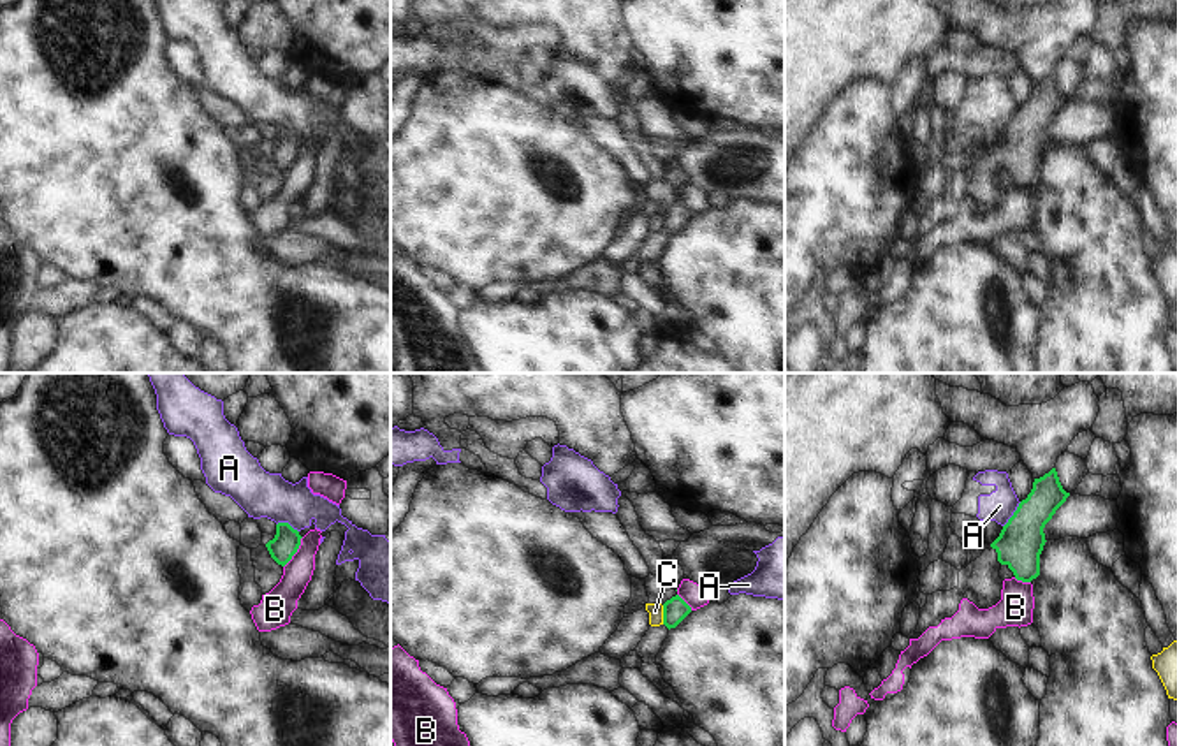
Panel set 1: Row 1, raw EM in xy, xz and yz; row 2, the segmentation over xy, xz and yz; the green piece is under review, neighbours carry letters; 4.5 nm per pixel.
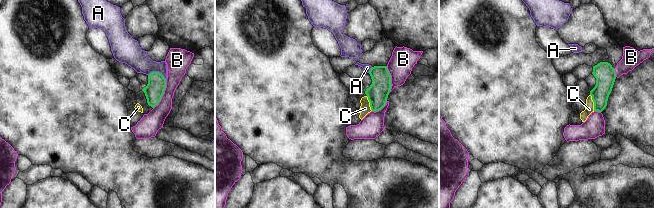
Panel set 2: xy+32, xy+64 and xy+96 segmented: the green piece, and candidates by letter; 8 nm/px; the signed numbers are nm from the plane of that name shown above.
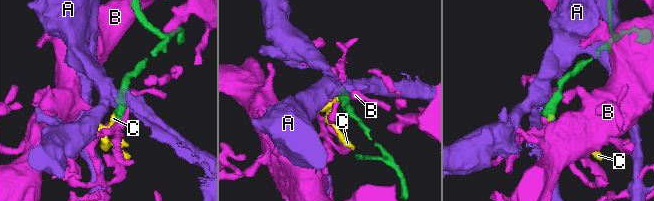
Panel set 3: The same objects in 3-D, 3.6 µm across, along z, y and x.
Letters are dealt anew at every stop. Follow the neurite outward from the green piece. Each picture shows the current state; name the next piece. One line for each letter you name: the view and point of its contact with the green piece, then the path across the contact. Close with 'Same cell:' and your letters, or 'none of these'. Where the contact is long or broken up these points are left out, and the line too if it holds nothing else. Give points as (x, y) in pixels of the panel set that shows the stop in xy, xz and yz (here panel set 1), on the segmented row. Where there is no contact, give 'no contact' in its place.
Same cell: none of these

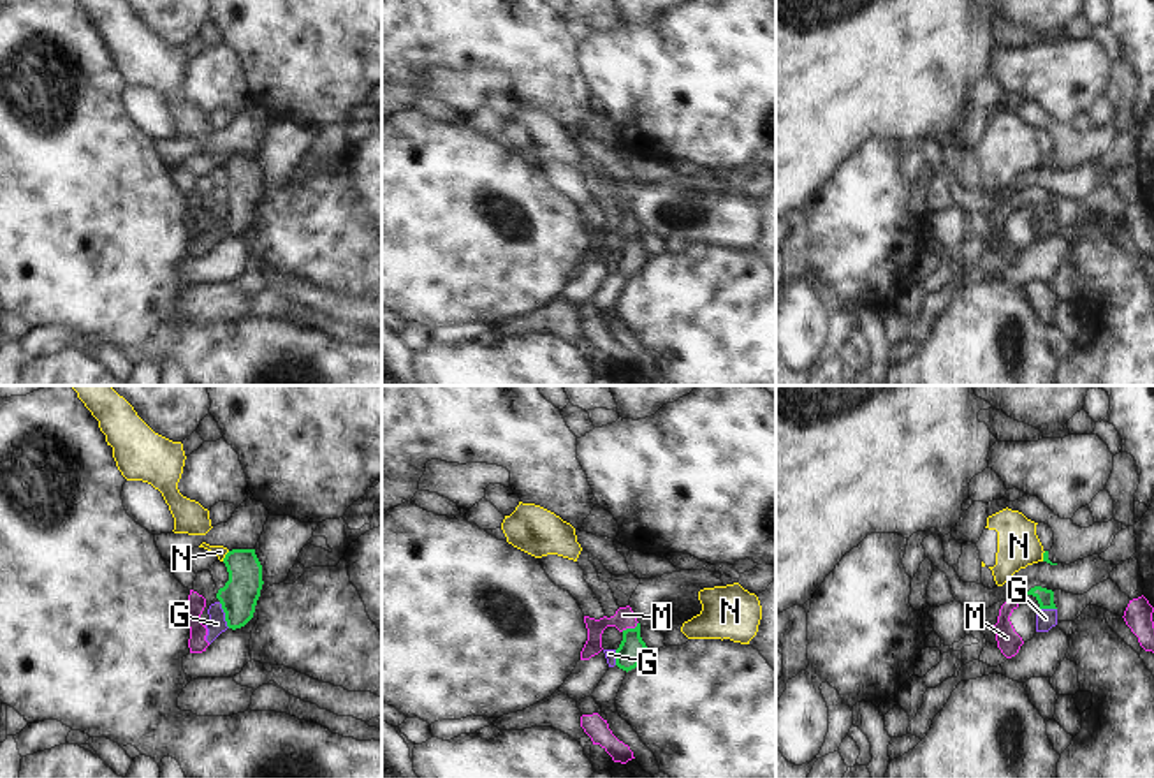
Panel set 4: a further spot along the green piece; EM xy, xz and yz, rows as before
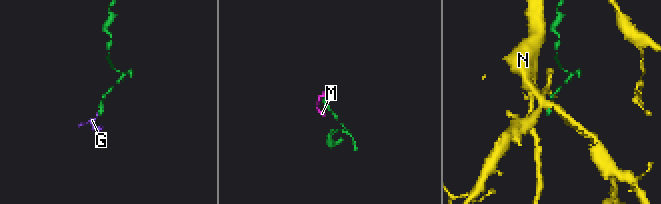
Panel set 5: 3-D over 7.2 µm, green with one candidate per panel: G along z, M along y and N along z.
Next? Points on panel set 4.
M: xz (630, 629) | across xz (632, 650), (630, 629), (625, 618)
Same cell: M

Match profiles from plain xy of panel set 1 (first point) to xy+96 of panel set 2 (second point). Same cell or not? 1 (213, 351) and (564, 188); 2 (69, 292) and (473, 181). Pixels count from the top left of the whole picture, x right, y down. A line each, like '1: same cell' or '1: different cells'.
1: same cell
2: different cells

